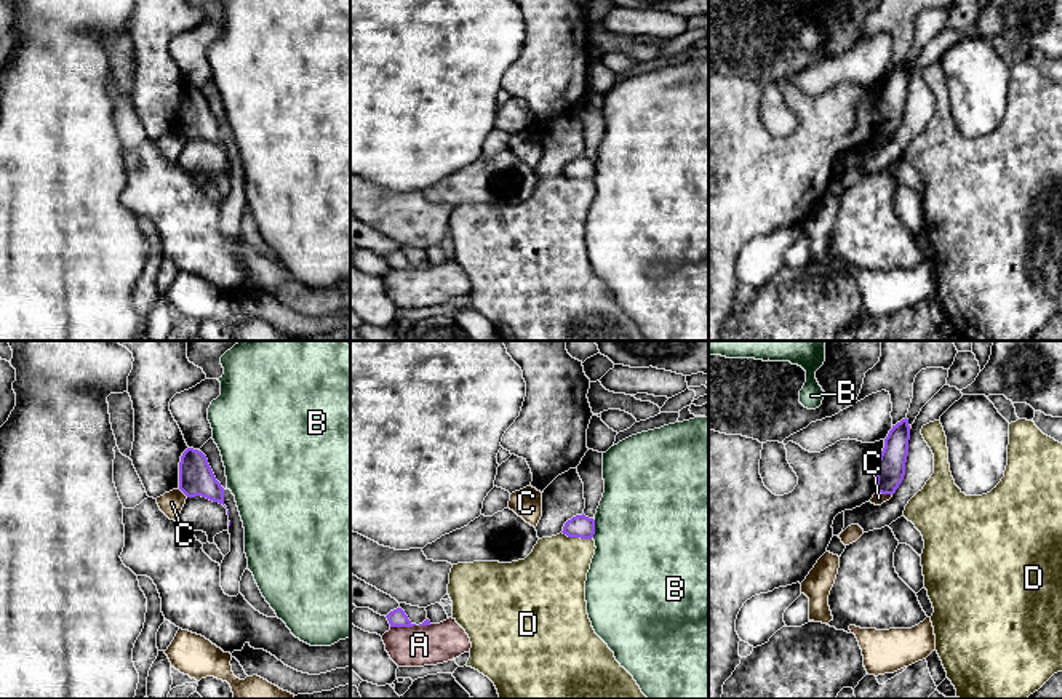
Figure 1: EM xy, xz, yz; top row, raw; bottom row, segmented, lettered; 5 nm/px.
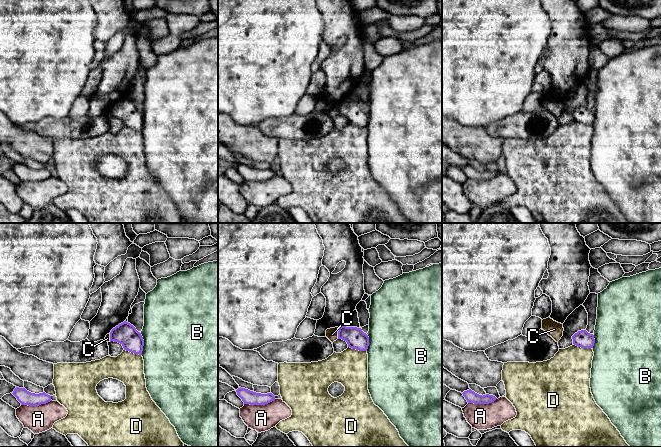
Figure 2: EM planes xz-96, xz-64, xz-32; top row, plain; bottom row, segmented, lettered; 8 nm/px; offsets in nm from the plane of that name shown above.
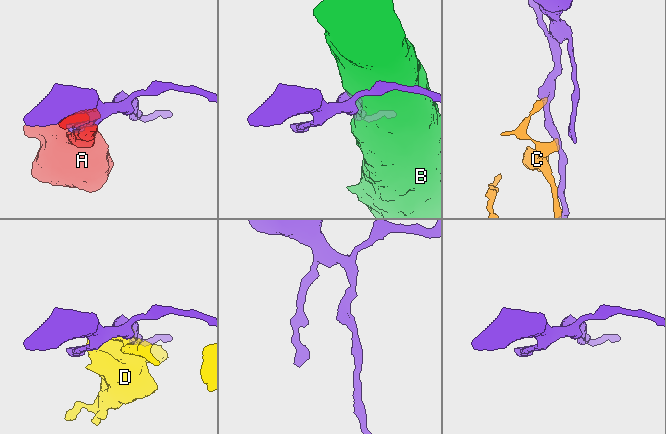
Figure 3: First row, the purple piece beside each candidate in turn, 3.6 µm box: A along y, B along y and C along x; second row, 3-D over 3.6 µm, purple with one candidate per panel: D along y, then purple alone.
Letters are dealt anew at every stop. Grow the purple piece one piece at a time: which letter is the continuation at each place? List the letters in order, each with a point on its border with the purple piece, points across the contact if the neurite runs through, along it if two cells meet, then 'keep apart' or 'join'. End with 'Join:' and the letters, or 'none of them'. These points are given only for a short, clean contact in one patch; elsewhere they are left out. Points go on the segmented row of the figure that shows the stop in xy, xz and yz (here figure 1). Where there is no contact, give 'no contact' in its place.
A: contact xz (402, 626); keep apart
B: contact xz (594, 528); keep apart
C: contact yz (885, 493); border yz (877, 491), (891, 495); keep apart
D: contact xz (578, 536); keep apart
Join: none of them

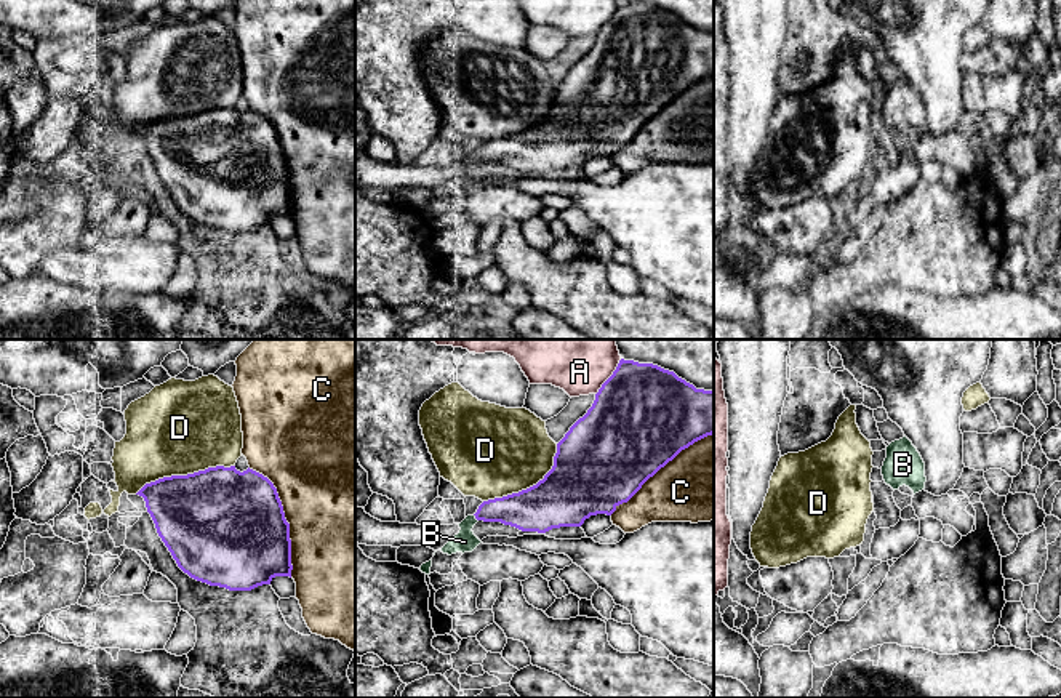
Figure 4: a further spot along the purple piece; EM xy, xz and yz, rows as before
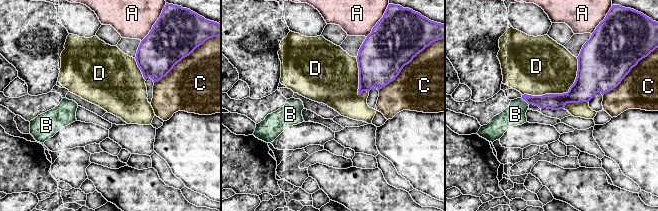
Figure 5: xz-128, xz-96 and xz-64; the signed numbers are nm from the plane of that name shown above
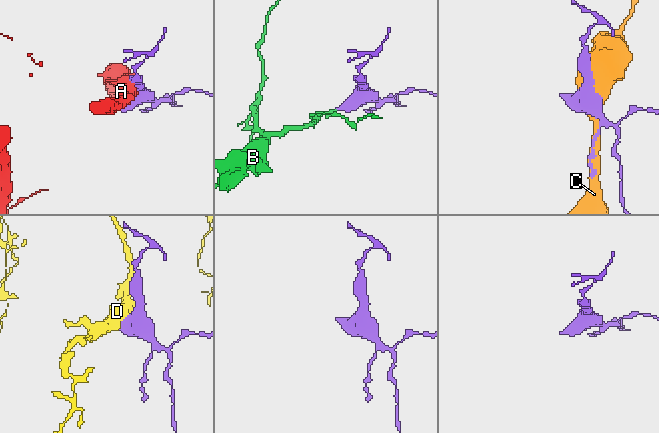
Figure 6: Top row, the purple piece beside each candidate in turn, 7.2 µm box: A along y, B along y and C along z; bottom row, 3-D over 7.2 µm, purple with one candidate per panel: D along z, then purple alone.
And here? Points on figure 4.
A: contact xz (610, 377); keep apart
B: contact xz (476, 517); join
C: contact xy (285, 519); keep apart
D: contact xy (184, 476); keep apart
Join: B

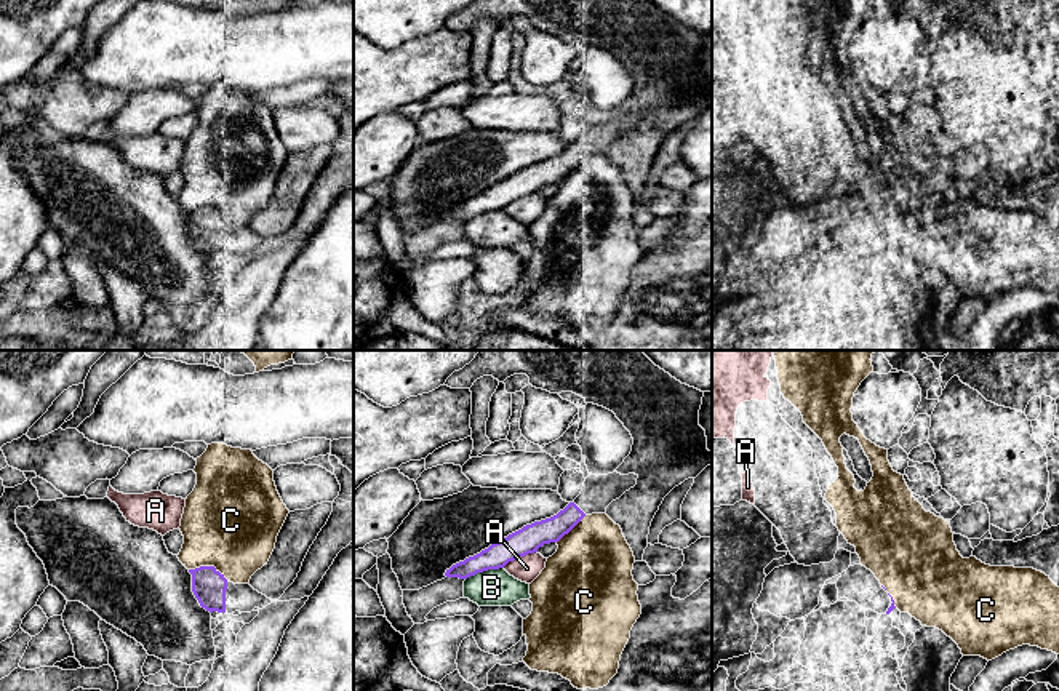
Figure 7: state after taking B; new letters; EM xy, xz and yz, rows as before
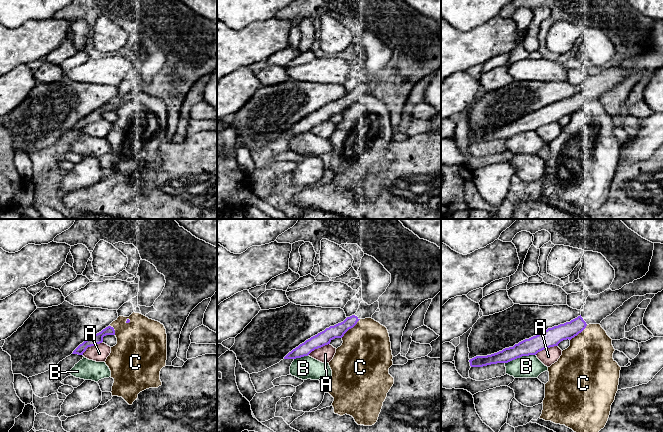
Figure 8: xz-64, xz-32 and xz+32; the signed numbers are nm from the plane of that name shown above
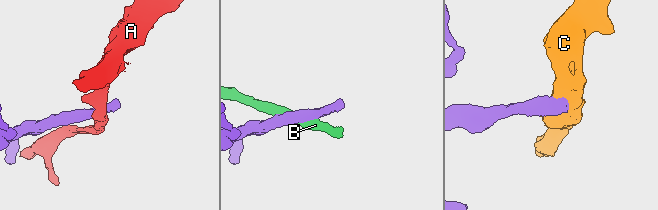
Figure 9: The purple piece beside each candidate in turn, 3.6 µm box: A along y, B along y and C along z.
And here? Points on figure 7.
A: contact xz (519, 555); keep apart
B: contact xz (483, 570); keep apart
C: contact xy (208, 567); keep apart
Join: none of them

